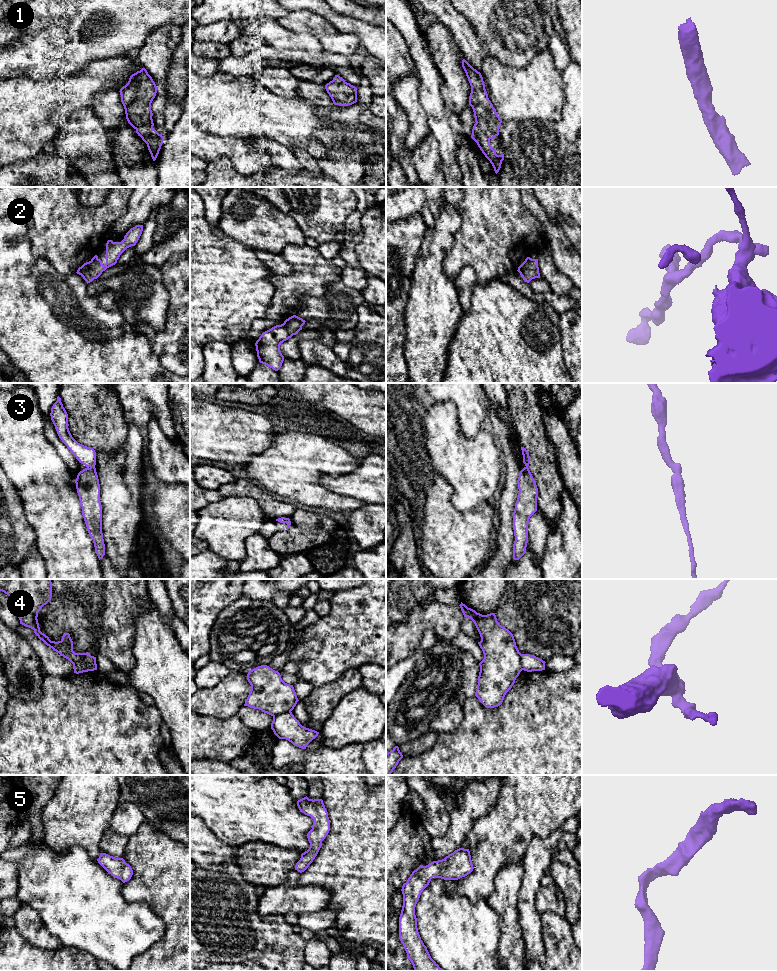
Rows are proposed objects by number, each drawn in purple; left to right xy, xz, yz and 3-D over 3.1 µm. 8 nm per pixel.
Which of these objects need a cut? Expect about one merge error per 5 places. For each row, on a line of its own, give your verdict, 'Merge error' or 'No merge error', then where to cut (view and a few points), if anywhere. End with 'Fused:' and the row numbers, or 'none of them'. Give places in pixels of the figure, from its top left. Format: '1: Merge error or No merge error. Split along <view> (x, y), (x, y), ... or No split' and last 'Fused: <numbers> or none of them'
1: No merge error. No split
2: No merge error. No split
3: No merge error. No split
4: Merge error. Split along xy (83, 653), (83, 662), (90, 668), (96, 667)
5: No merge error. No split
Fused: 4

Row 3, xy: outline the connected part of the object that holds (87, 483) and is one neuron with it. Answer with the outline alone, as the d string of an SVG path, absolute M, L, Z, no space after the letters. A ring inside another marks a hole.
M59 396L51 408L50 416L59 438L76 459L87 467L78 473L75 483L87 531L100 560L105 555L105 544L102 533L100 484L95 468L96 452L93 448L78 443L72 437L68 428L68 414Z

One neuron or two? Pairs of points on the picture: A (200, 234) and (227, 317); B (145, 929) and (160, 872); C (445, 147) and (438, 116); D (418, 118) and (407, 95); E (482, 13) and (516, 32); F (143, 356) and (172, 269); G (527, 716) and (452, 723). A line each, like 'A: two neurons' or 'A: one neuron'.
A: one neuron
B: two neurons
C: one neuron
D: one neuron
E: one neuron
F: two neurons
G: two neurons

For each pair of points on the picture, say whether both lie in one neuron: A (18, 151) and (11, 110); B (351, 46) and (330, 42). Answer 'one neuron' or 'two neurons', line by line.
A: one neuron
B: one neuron

